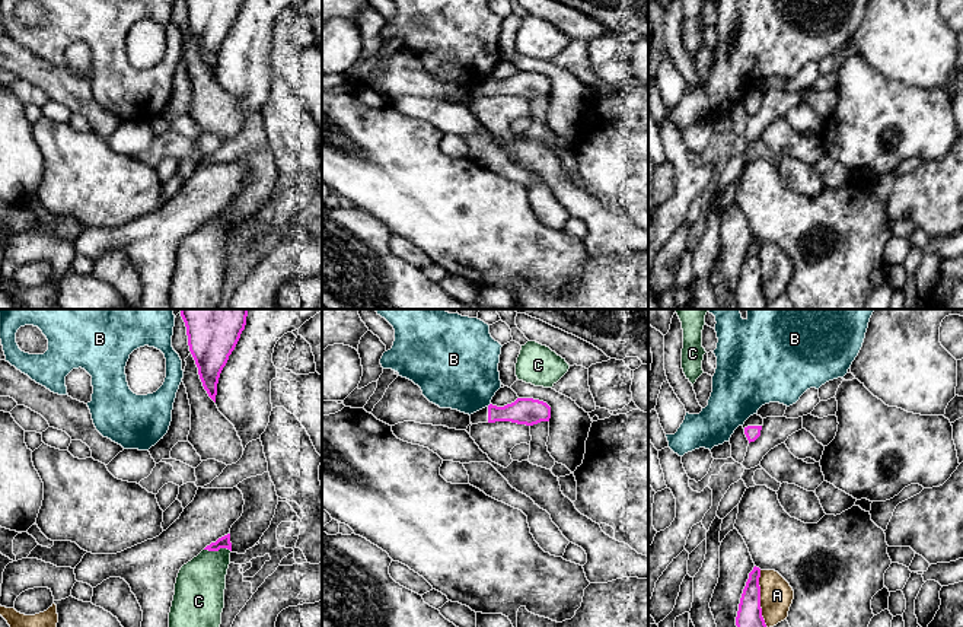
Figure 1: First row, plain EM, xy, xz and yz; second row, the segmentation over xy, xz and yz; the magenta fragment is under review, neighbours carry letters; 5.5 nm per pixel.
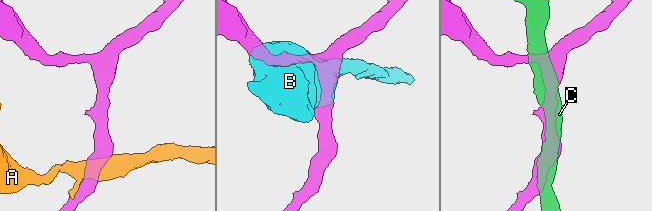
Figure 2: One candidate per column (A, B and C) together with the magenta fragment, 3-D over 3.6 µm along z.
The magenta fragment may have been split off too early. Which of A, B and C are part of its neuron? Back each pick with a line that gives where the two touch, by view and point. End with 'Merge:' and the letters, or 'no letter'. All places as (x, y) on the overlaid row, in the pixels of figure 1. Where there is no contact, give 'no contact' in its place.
Merge: no letter

